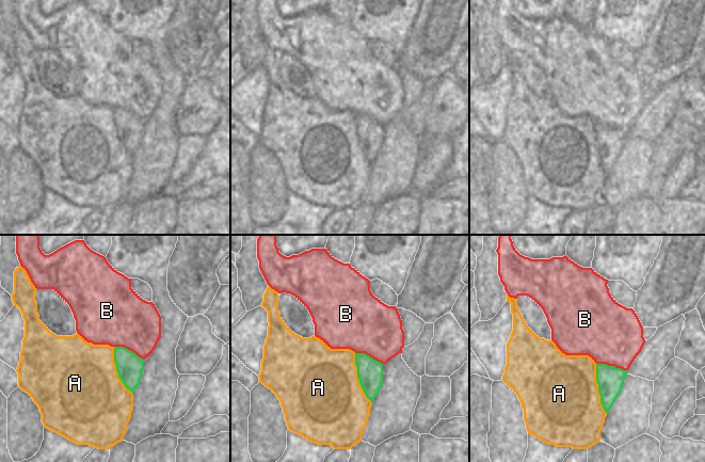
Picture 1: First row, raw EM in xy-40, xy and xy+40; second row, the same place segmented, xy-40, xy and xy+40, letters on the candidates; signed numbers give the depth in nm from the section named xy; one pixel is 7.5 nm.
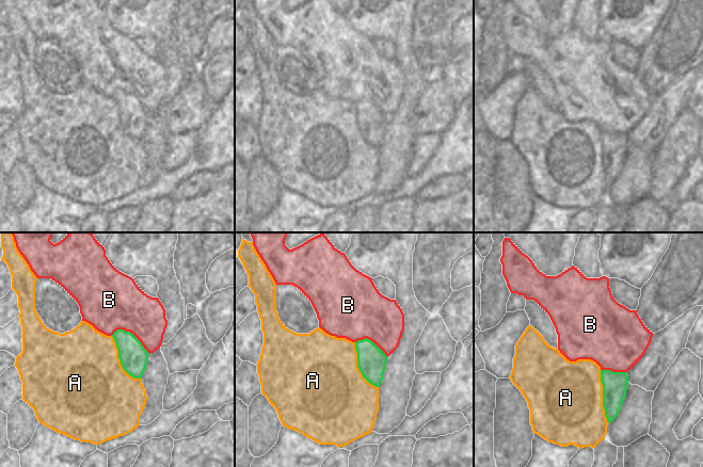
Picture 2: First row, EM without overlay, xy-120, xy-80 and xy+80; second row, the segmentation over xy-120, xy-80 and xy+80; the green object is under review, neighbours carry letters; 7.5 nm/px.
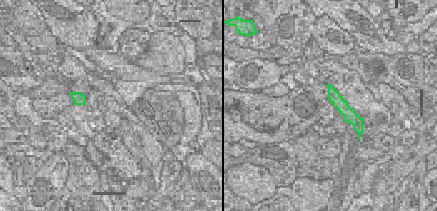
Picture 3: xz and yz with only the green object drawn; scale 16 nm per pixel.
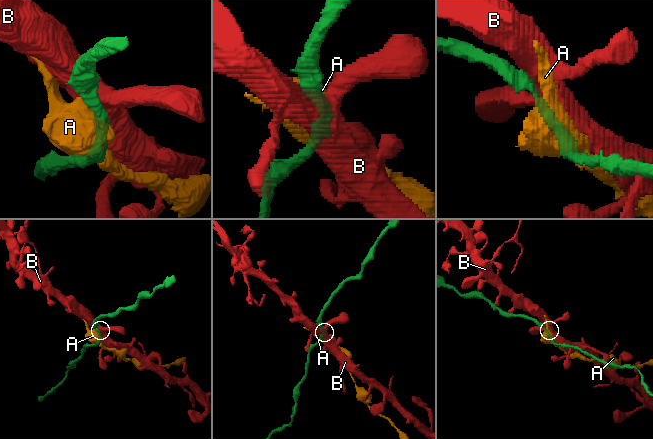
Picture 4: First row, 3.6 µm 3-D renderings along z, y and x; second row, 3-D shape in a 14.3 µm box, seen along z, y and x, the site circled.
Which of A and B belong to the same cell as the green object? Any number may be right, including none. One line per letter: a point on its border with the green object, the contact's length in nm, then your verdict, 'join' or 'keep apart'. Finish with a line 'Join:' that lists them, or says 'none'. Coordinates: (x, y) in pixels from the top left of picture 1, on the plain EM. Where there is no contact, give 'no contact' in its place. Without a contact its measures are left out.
A: contact xy-40 (116, 131); length 380 nm; keep apart
B: contact xy-40 (129, 111); length 240 nm; keep apart
Join: none

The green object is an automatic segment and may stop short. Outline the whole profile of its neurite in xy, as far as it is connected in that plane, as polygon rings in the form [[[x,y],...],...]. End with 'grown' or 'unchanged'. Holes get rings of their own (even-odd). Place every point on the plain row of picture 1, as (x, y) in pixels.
[[[355,114],[355,126],[359,145],[372,163],[383,145],[383,125],[365,114]]]; unchanged

